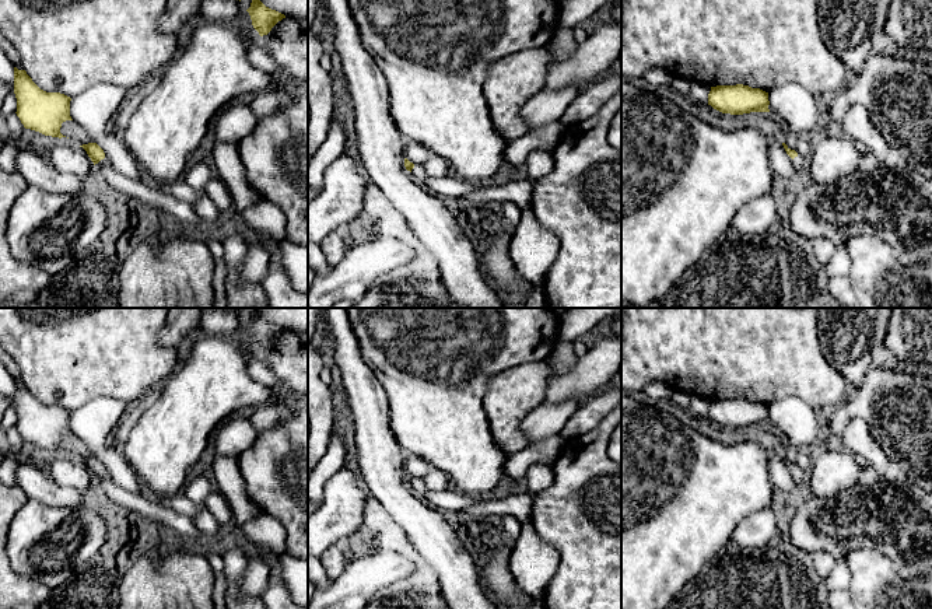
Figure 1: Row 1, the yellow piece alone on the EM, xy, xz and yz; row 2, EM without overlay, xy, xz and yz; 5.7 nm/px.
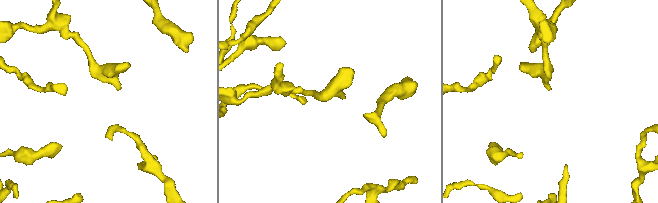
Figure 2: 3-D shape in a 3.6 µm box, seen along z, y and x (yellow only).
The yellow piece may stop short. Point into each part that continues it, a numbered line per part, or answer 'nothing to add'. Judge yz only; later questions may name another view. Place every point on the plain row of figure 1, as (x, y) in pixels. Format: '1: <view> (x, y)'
1: yz (799, 476)

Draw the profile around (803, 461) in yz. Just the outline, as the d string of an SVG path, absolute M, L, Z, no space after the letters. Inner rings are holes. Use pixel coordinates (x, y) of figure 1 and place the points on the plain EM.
M800 449L798 452L795 463L796 463L798 469L800 469L805 473L807 473L807 470L812 466L812 459L813 459L813 451Z

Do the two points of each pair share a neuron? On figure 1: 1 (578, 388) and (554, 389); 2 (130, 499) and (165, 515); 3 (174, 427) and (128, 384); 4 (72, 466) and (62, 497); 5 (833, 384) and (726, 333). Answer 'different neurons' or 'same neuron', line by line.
1: same neuron
2: same neuron
3: different neurons
4: different neurons
5: same neuron

